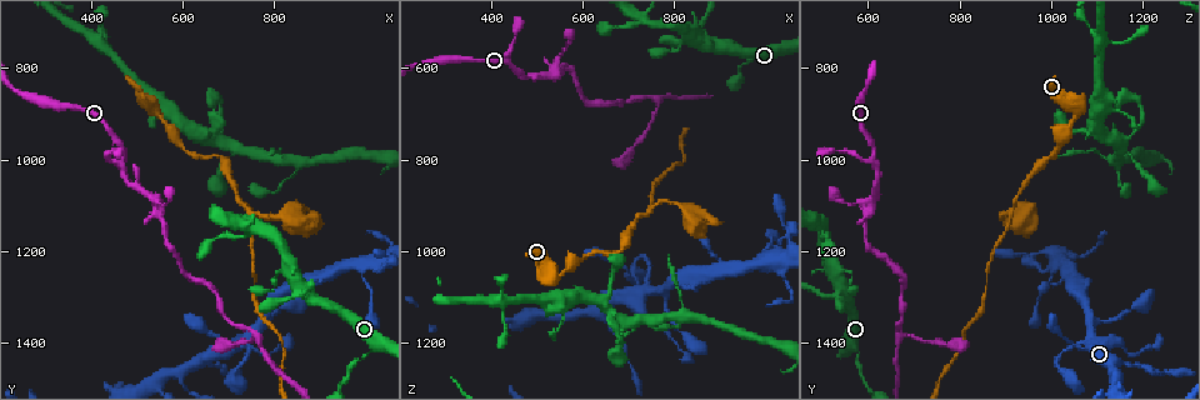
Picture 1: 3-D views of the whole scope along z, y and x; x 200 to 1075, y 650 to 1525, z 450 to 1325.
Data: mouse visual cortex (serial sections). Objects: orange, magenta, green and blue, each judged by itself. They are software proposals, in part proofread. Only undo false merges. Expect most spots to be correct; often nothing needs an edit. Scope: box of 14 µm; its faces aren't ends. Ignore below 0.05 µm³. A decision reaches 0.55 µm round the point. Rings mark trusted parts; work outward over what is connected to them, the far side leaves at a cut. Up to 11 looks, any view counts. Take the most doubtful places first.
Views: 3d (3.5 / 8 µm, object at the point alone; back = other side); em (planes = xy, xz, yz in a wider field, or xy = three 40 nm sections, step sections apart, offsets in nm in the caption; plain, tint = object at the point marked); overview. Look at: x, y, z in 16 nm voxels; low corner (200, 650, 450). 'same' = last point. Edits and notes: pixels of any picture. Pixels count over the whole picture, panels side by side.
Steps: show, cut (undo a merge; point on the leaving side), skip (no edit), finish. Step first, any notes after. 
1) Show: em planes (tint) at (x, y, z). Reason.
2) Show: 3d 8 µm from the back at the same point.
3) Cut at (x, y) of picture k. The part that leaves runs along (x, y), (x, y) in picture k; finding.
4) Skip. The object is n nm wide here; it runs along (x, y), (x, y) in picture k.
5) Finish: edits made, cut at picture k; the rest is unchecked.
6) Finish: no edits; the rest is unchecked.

Show: 3d 3.5 µm at (470, 1000, 605). Two arms in line, one across.

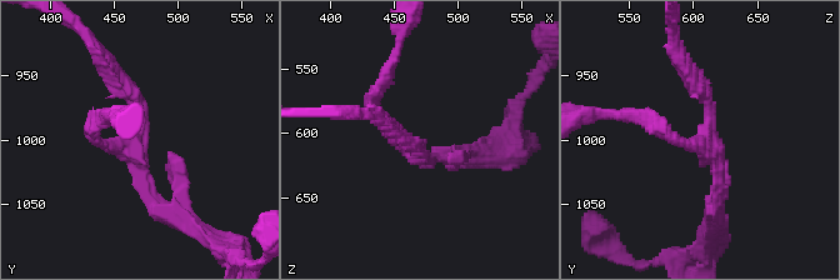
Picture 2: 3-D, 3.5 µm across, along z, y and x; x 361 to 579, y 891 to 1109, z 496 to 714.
Show: em xy step 2 (tint) at (464, 998, 610). 3 arms meet here; the arms are 150, 150, 200 nm wide.

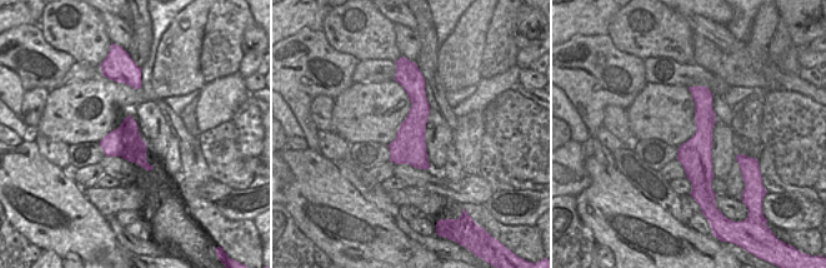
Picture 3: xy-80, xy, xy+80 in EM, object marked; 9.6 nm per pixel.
Skip. The object is 320 nm wide here; it runs along (110, 66), (160, 208) in picture 2; all the same cell.

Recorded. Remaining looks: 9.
Show: 3d 3.5 µm at (760, 1385, 675). Sharp bend.

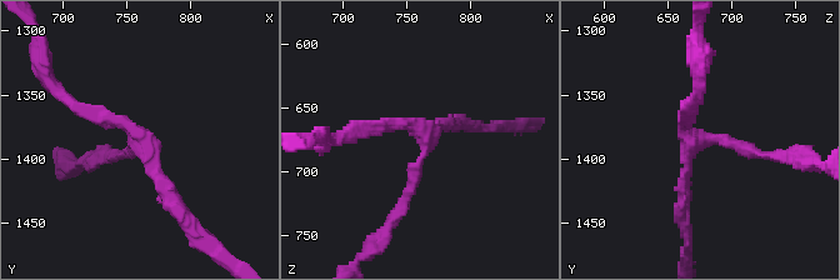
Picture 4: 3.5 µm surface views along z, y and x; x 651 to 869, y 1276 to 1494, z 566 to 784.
Show: em xy step 1 (tint) at (762, 1382, 668).

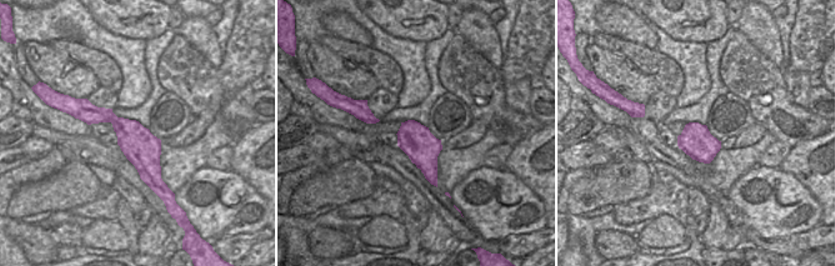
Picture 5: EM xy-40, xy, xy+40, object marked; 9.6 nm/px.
Skip. The arms are 150, 150, 200 nm wide; continuous, no second cell.

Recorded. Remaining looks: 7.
Show: 3d 3.5 µm at (530, 885, 1065). Abrupt turn.

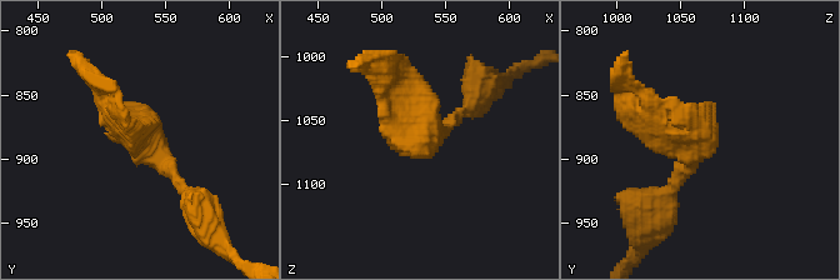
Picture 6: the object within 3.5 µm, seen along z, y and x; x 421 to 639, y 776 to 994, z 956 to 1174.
Show: em xy step 3 (tint) at (532, 888, 1058). Shape alone is not enough.

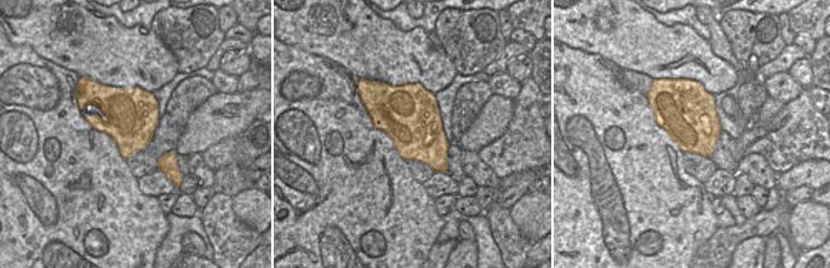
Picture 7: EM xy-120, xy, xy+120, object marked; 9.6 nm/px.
Skip. The arms are 150, 200 nm wide; it runs along (115, 105), (195, 201) in picture 6; one cell here.

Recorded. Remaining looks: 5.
Show: 3d 8 µm at (740, 1120, 910). Branch point.

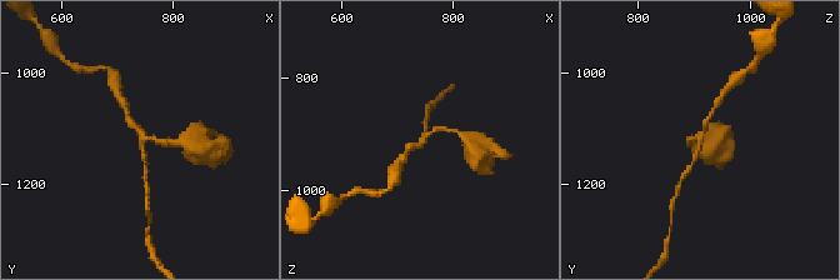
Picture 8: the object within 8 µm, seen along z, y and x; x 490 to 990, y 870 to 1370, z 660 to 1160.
Show: em xy step 5 (tint) at (740, 1115, 910). 3 arms meet here; the arms are 100, 150, 150 nm wide; now the EM.

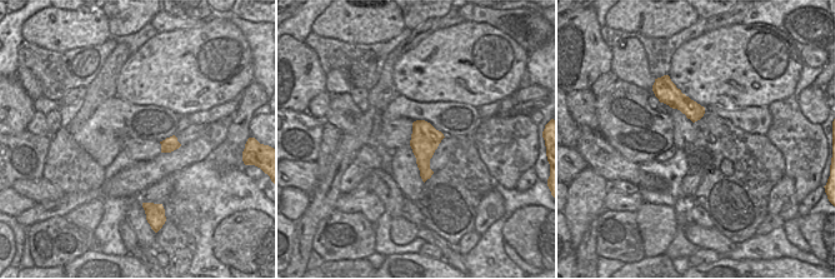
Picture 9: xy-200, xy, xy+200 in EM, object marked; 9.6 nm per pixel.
Skip. The object is 280 nm wide here; it runs along (125, 109), (140, 136), (174, 143) in picture 8; continuous, no second cell.

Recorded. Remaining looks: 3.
Finish: no edits; the rest is unchecked.

